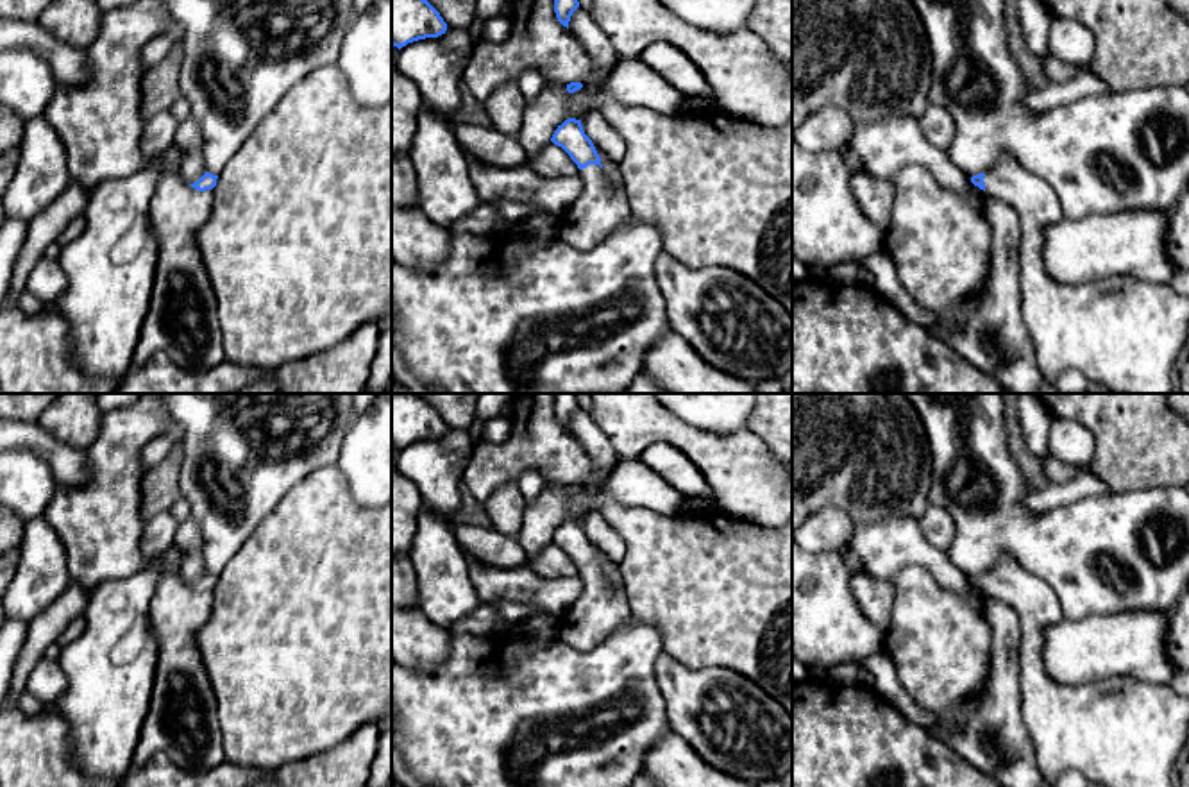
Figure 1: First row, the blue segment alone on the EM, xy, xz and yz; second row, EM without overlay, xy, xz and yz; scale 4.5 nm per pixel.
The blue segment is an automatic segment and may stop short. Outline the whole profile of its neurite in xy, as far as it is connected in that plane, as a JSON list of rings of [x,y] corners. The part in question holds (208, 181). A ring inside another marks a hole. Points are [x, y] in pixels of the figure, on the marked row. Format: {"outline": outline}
{"outline": [[[191,116],[181,122],[173,143],[182,150],[179,175],[184,182],[198,191],[213,190],[218,175],[213,175],[204,168],[202,132],[198,122]]]}

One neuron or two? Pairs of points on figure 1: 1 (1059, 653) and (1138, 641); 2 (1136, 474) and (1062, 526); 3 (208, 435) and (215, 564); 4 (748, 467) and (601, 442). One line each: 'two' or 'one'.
1: one
2: two
3: one
4: two

